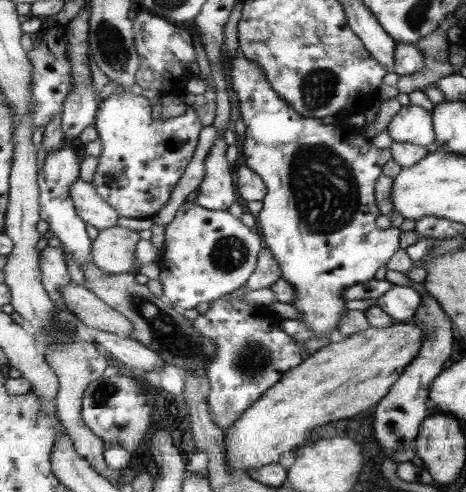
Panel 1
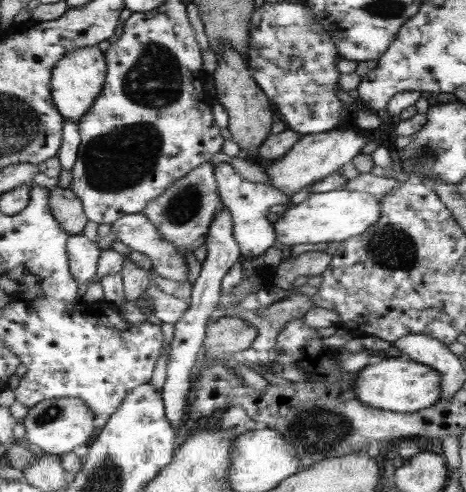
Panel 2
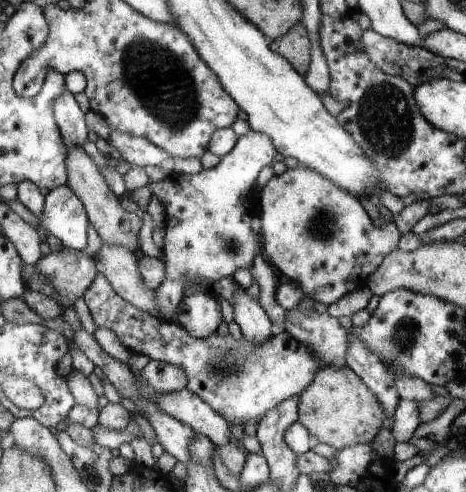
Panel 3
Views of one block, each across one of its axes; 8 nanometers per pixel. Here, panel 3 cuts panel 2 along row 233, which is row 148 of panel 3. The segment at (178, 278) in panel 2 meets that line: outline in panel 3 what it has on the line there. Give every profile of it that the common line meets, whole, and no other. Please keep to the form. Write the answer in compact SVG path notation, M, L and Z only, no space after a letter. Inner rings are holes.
M112 128L107 142L118 149L120 156L132 167L157 166L169 157L165 150L158 148L152 141L146 138L126 134Z

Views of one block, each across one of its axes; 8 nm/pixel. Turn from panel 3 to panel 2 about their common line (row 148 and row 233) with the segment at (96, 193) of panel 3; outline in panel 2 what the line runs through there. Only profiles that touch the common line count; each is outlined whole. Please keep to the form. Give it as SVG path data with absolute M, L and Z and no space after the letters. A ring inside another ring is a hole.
M59 186L50 190L50 207L56 220L68 231L68 234L83 234L89 218L83 211L83 202L76 197L72 189Z

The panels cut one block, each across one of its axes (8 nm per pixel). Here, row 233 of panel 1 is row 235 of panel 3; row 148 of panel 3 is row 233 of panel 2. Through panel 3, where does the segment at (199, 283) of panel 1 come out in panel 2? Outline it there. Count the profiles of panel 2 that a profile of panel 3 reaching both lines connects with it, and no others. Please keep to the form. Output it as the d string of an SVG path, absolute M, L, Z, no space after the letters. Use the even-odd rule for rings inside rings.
M230 163L215 164L215 177L218 181L219 196L223 198L223 207L230 208L234 217L234 237L239 243L244 257L260 257L276 242L273 222L266 217L274 209L289 205L289 200L278 189L264 183L254 183L244 179Z

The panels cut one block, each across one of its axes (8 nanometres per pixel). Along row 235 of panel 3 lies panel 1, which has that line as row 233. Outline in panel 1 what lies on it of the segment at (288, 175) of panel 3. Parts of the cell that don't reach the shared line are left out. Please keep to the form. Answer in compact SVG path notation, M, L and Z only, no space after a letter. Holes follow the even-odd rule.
M237 55L230 56L229 60L229 75L232 81L232 90L236 94L236 98L240 100L238 108L240 108L241 121L245 124L246 133L245 141L242 144L242 154L244 154L244 165L252 169L262 180L267 188L265 198L261 201L264 203L264 207L258 214L256 224L261 235L264 236L264 240L267 241L268 248L272 253L272 256L276 259L280 272L282 272L282 278L286 279L286 282L290 282L294 288L296 288L296 301L294 306L302 310L300 315L300 322L304 322L308 326L310 332L314 332L316 338L324 338L324 336L336 337L336 331L339 328L340 318L344 316L344 312L347 311L346 300L342 297L342 292L350 286L356 286L356 284L362 284L368 282L370 278L374 278L374 272L384 266L386 262L394 256L399 246L399 238L401 231L397 229L384 230L376 226L376 218L380 214L378 206L376 206L376 200L374 200L374 182L376 178L380 176L380 170L382 166L391 159L390 149L380 150L380 148L374 148L366 138L364 138L364 132L359 127L354 127L351 124L341 125L337 124L324 124L320 118L306 117L302 113L296 112L294 108L283 97L280 96L272 84L268 81L267 74L264 74L263 70L256 65L254 61L246 56Z

